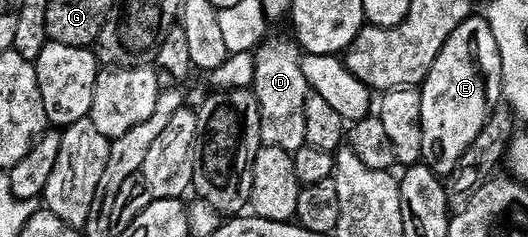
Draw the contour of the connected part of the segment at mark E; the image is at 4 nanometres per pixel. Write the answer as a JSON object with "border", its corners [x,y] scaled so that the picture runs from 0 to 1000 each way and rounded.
{"border":[[[920,68],[884,72],[843,165],[820,283],[794,376],[797,401],[797,679],[822,730],[860,726],[884,624],[919,536],[930,464],[949,426],[949,232]]]}

